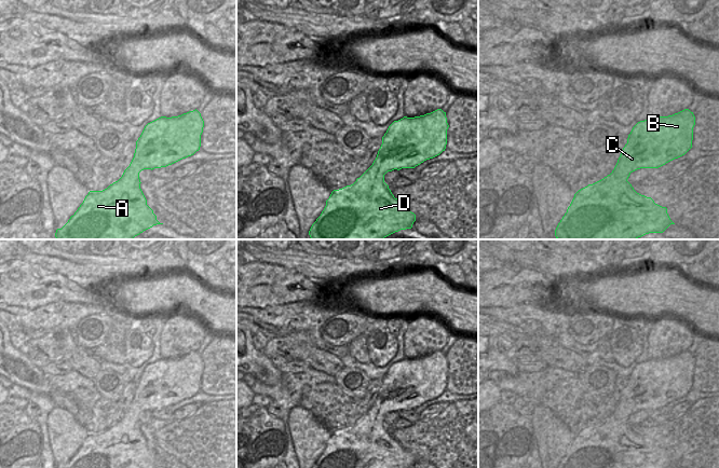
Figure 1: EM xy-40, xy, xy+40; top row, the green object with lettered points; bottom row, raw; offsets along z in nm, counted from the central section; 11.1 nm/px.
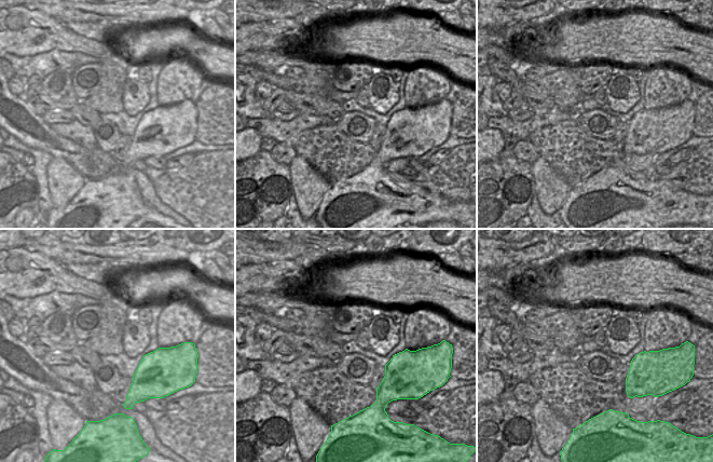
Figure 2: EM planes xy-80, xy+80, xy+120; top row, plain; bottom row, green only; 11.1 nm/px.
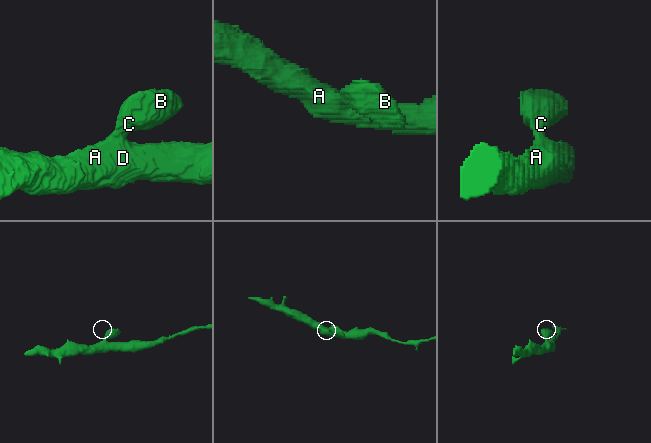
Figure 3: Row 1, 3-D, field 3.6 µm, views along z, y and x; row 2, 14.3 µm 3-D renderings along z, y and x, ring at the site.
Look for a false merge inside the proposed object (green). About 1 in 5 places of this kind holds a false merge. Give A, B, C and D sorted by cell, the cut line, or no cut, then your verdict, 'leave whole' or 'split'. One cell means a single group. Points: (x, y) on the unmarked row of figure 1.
A B C D; no cut; leave whole

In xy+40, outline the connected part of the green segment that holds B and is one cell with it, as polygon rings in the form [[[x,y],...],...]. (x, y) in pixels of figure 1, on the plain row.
[[[689,350],[668,358],[648,359],[638,363],[627,380],[618,404],[610,416],[579,431],[557,468],[669,468],[675,466],[667,450],[654,444],[651,439],[637,435],[627,423],[629,416],[640,410],[659,410],[666,404],[684,397],[692,389],[695,358]]]

